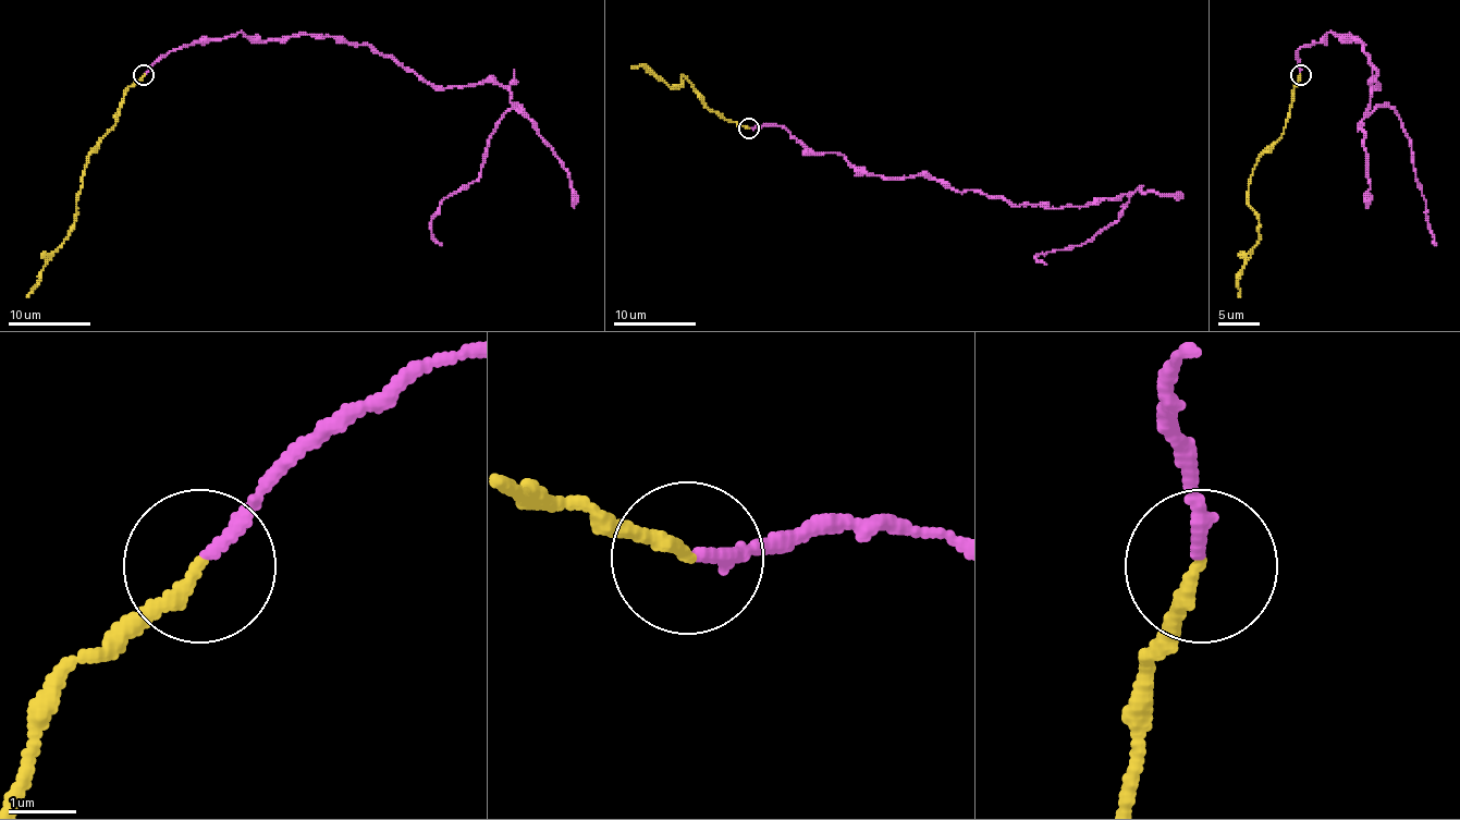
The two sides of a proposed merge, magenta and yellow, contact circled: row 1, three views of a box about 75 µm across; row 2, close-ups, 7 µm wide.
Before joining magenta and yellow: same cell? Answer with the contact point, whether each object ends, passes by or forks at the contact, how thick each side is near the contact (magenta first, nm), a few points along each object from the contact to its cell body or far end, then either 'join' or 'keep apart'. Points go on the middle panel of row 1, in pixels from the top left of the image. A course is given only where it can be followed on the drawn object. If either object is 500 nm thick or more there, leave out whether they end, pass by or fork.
place (748, 129); magenta ends; yellow ends; calibres 190 and 200 nm; course magenta (749, 127), (776, 125), (875, 175), (931, 175), (1016, 206), (1129, 198), (1086, 244), (1037, 256), (1046, 265); course yellow (749, 127), (712, 111), (687, 78), (681, 76), (678, 86), (669, 86), (643, 65), (632, 65); join

